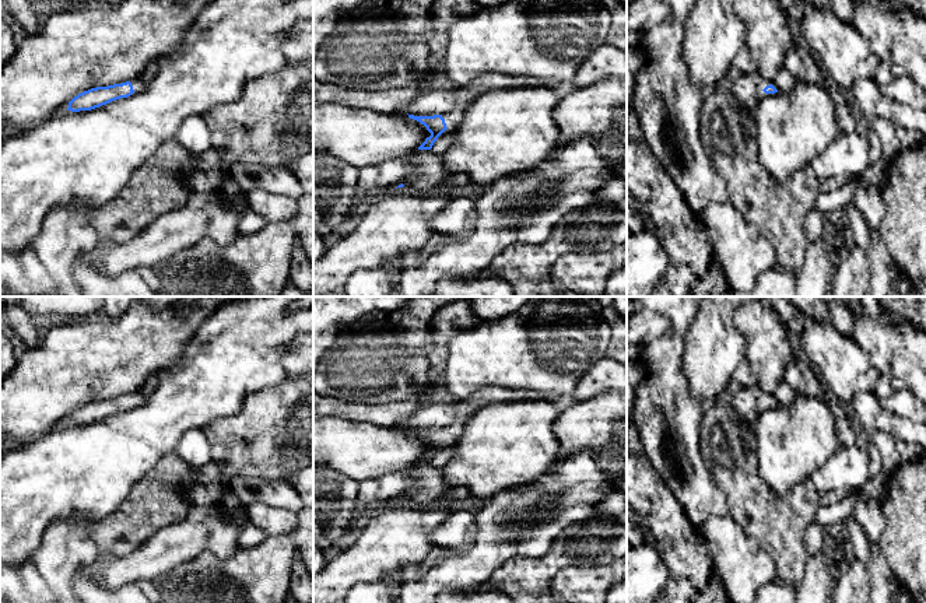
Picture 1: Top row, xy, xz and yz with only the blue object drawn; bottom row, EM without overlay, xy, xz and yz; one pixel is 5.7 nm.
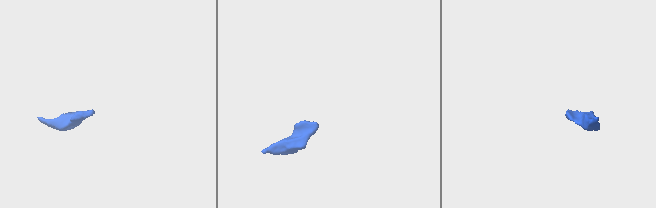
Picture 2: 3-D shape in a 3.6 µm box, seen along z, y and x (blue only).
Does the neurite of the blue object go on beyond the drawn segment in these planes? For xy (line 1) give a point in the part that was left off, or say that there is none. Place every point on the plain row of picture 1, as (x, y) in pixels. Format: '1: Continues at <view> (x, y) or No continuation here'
1: Continues at xy (137, 398)

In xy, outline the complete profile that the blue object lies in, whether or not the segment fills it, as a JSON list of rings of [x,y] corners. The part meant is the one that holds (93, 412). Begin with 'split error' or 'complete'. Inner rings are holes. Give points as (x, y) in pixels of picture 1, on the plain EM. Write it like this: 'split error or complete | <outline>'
split error | [[[136,392],[122,397],[91,402],[74,410],[69,416],[67,424],[71,425],[91,424],[102,418],[106,418],[112,414],[127,411],[134,406],[140,406],[143,404],[144,399],[145,396],[143,393]]]

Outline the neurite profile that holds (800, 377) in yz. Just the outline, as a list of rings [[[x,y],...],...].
[[[796,358],[785,371],[785,381],[797,393],[825,402],[821,379],[814,374],[807,358]]]

